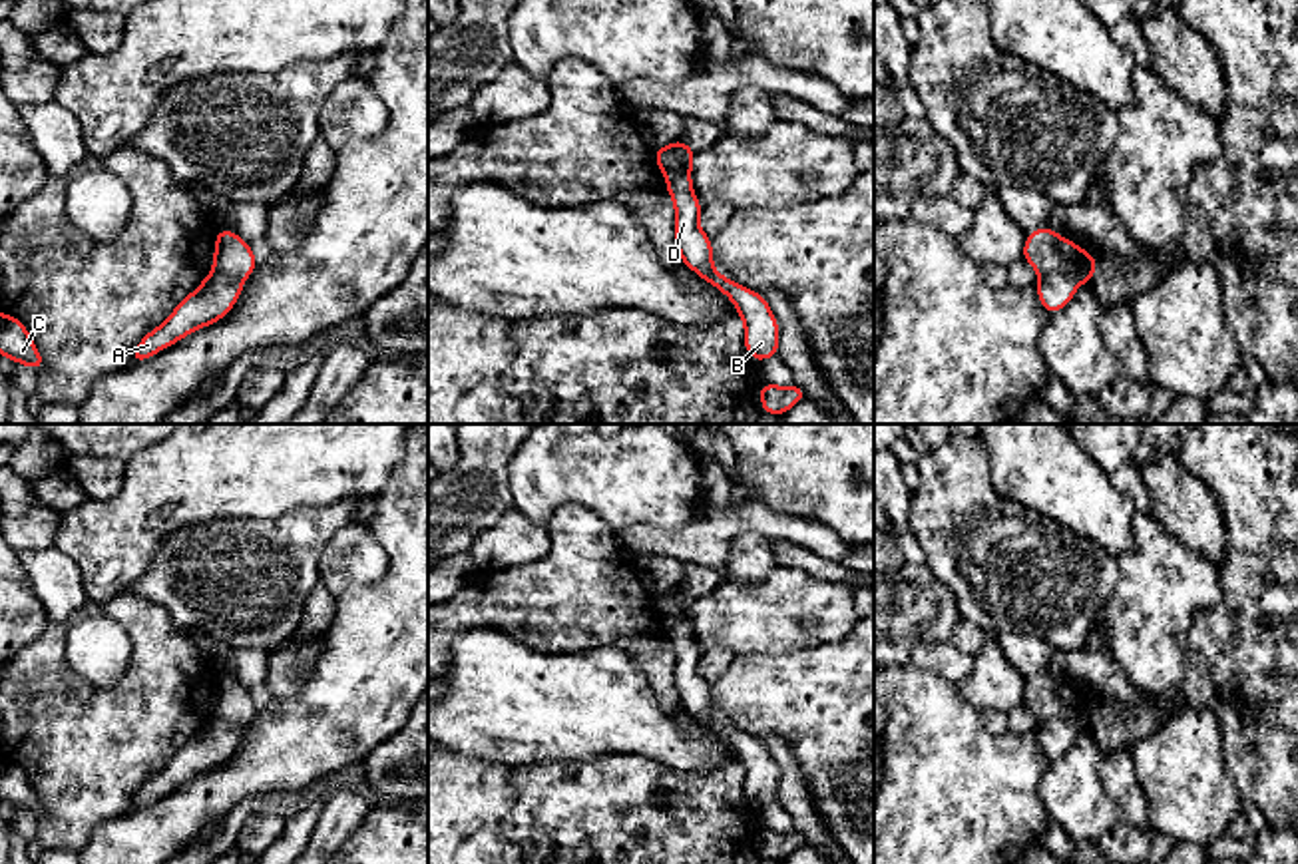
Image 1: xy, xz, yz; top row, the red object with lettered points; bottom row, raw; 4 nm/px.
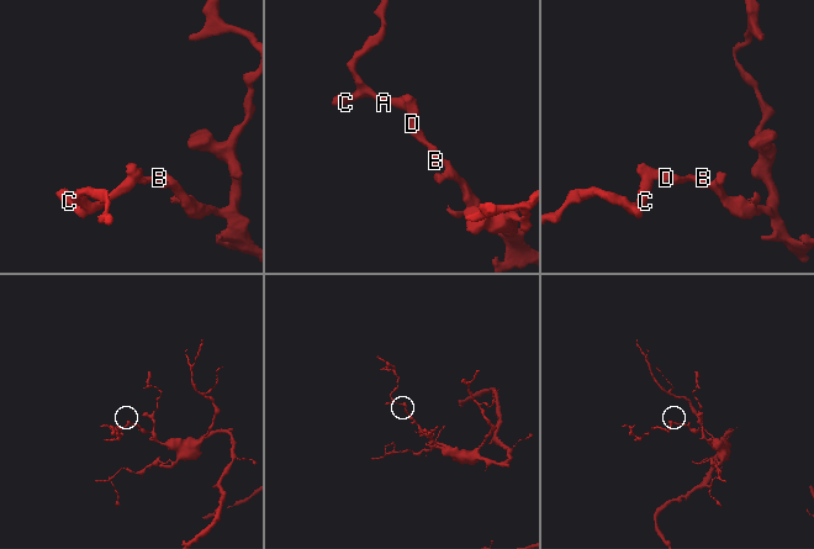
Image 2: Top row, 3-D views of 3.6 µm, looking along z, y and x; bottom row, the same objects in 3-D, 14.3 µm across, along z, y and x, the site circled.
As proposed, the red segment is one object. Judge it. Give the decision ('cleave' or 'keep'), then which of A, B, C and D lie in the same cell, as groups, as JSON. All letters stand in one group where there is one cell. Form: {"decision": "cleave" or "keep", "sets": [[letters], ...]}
{"decision": "cleave", "sets": [["A", "C"], ["B", "D"]]}

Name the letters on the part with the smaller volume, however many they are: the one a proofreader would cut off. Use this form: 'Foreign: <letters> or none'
Foreign: A, C

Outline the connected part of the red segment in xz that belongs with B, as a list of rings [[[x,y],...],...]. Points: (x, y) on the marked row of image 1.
[[[681,139],[669,147],[681,159],[681,167],[667,175],[667,193],[675,201],[675,245],[679,259],[735,303],[739,317],[745,321],[747,352],[757,362],[776,356],[778,323],[764,295],[753,293],[713,269],[711,237],[697,225],[703,205],[697,201],[691,185],[691,163],[697,151]]]

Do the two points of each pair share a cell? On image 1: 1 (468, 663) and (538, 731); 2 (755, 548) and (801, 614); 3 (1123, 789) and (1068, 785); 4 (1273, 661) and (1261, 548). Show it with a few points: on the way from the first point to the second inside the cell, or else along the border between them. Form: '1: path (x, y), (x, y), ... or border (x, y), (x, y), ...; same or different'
1: path (486, 679), (520, 713); same
2: border (775, 566), (753, 582), (725, 580); different
3: border (1101, 761), (1101, 787), (1121, 819); different
4: path (1275, 634), (1273, 576); same

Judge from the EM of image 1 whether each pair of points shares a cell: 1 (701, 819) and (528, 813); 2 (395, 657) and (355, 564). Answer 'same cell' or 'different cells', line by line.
1: same cell
2: different cells

